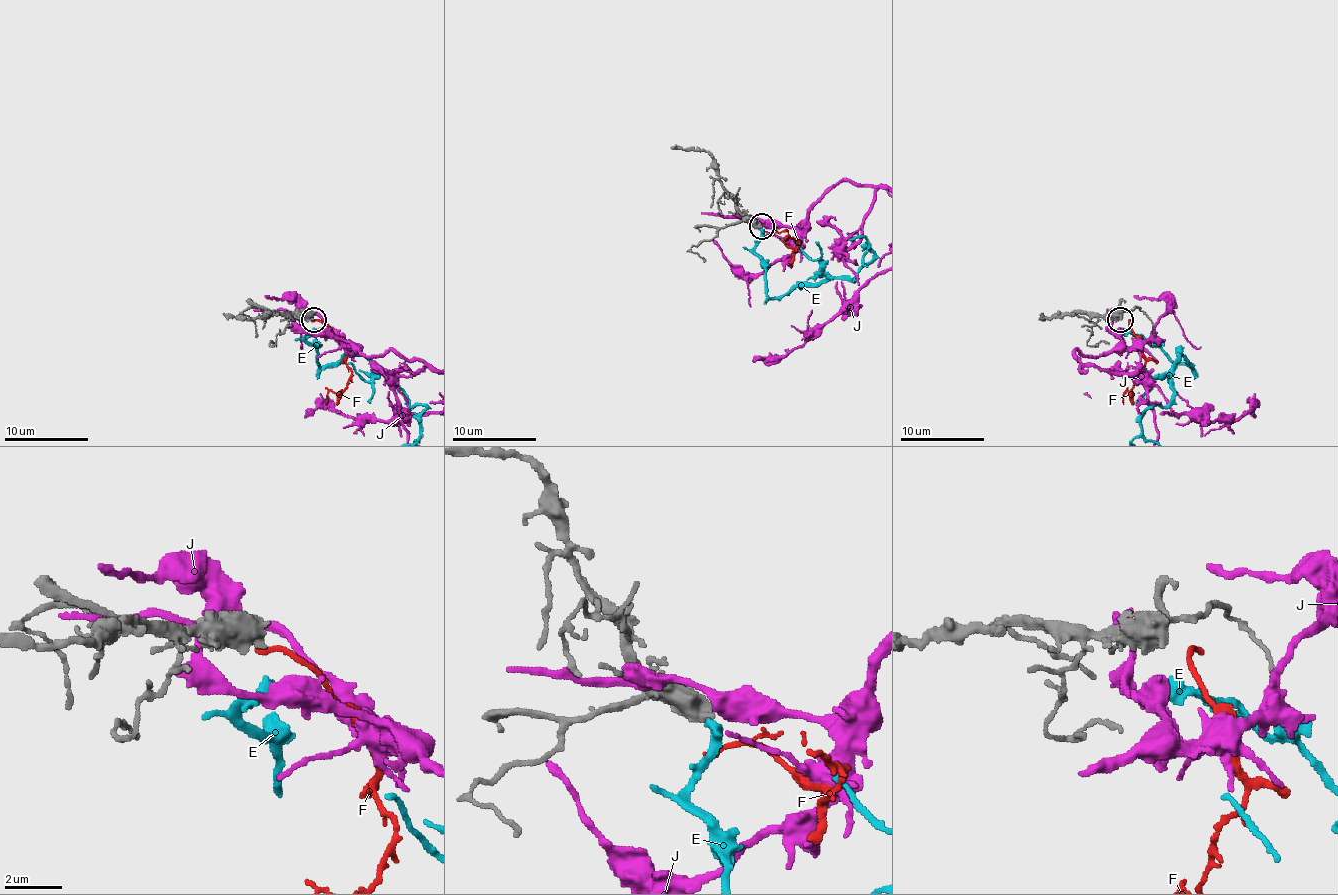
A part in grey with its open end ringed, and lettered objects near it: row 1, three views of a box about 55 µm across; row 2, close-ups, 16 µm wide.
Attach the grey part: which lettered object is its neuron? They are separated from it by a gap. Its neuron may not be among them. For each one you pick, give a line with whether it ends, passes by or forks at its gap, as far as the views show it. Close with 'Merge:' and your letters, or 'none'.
Merge: none

